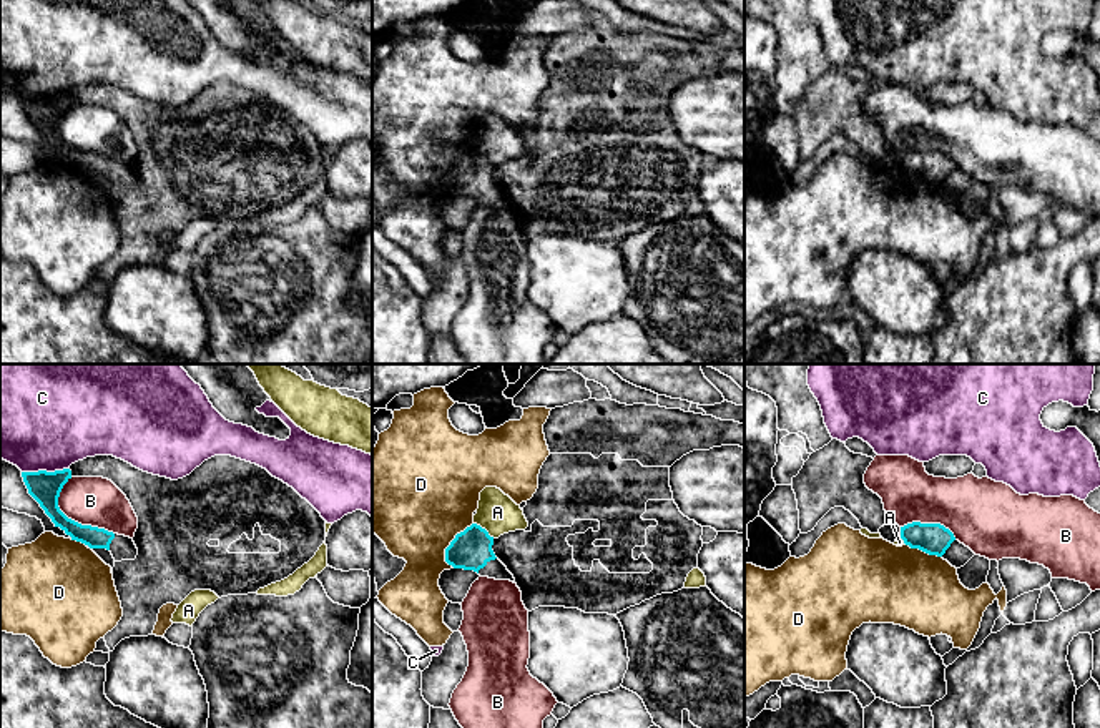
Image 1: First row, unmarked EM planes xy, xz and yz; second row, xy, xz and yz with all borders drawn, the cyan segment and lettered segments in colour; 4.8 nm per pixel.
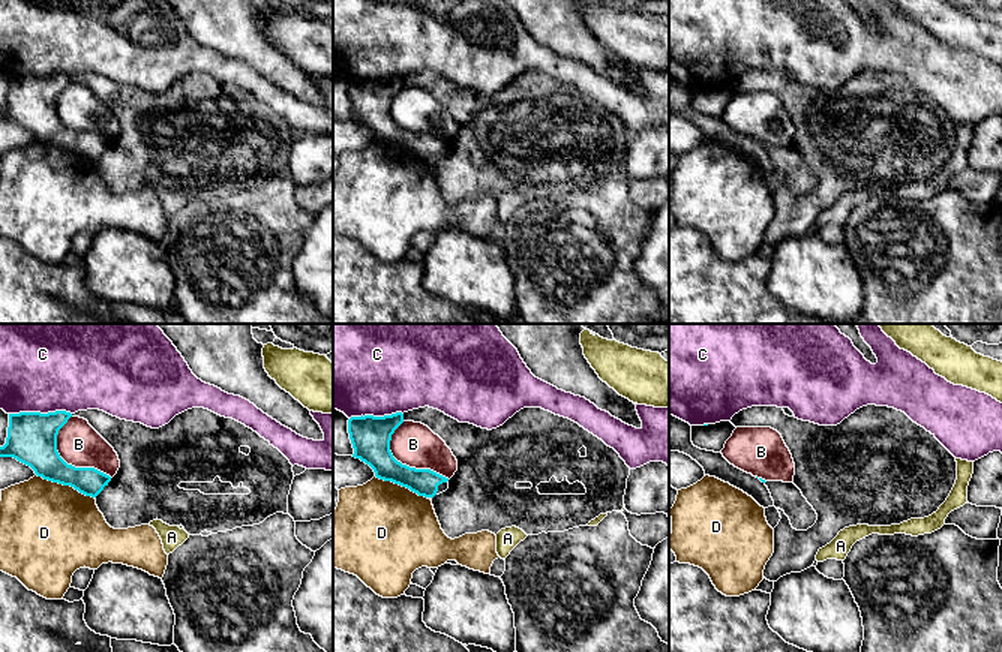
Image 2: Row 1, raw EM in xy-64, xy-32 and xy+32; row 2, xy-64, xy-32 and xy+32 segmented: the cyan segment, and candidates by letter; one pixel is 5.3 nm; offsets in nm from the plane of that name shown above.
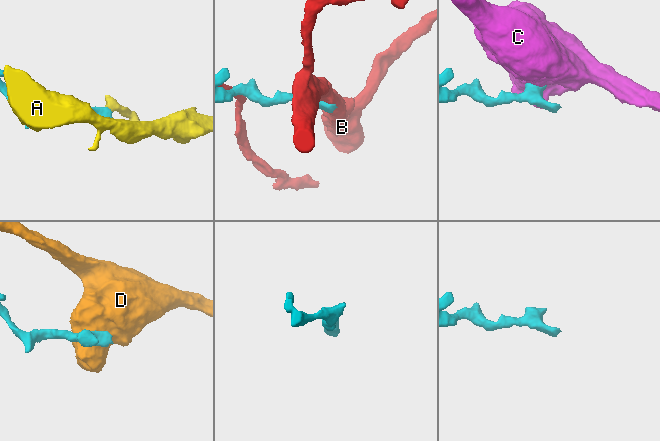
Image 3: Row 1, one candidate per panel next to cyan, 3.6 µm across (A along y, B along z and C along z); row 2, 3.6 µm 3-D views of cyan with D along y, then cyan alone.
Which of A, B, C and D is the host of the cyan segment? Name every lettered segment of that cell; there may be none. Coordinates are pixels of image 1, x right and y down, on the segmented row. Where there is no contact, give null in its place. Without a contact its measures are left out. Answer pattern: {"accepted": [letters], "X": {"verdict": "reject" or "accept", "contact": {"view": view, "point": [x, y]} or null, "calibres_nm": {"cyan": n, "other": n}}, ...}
{"accepted": [], "A": {"verdict": "reject", "contact": {"view": "xz", "point": [484, 529]}, "calibres_nm": {"cyan": 190, "other": 190}}, "B": {"verdict": "reject", "contact": {"view": "xy", "point": [70, 519]}, "calibres_nm": {"cyan": 150, "other": 240}}, "C": {"verdict": "reject", "contact": {"view": "xy", "point": [45, 471]}, "calibres_nm": {"cyan": 150, "other": 500}}, "D": {"verdict": "reject", "contact": {"view": "xz", "point": [451, 544]}, "calibres_nm": {"cyan": 190, "other": 480}}}

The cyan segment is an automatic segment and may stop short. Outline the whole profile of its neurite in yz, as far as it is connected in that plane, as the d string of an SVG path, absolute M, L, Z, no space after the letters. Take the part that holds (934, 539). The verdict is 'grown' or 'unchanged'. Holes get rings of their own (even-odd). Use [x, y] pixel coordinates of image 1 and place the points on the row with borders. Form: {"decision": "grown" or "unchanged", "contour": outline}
{"decision": "unchanged", "contour": "M912 522L901 527L901 539L911 548L942 557L955 540L954 534L940 524Z"}

